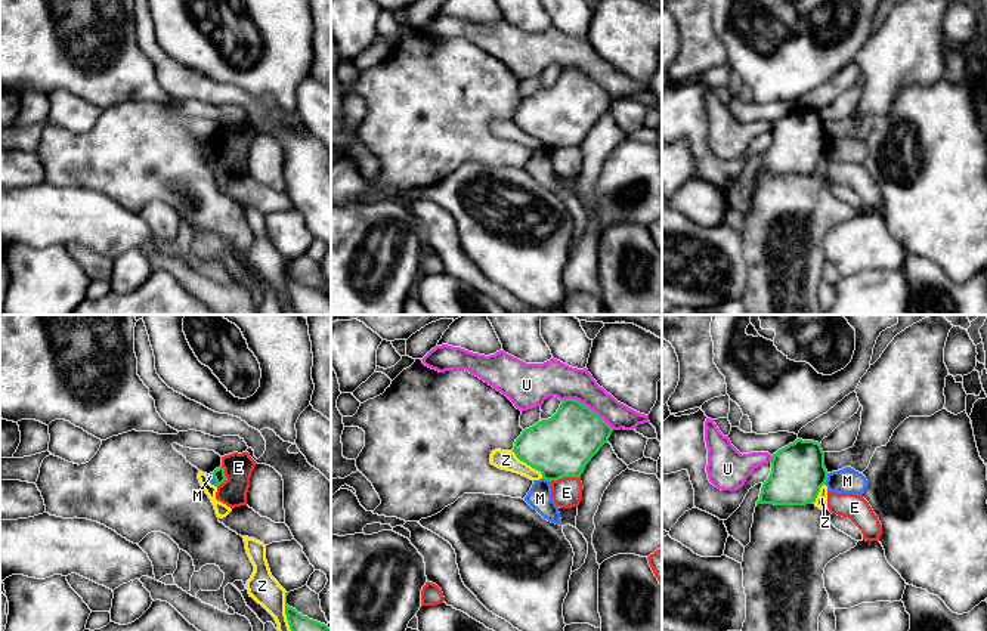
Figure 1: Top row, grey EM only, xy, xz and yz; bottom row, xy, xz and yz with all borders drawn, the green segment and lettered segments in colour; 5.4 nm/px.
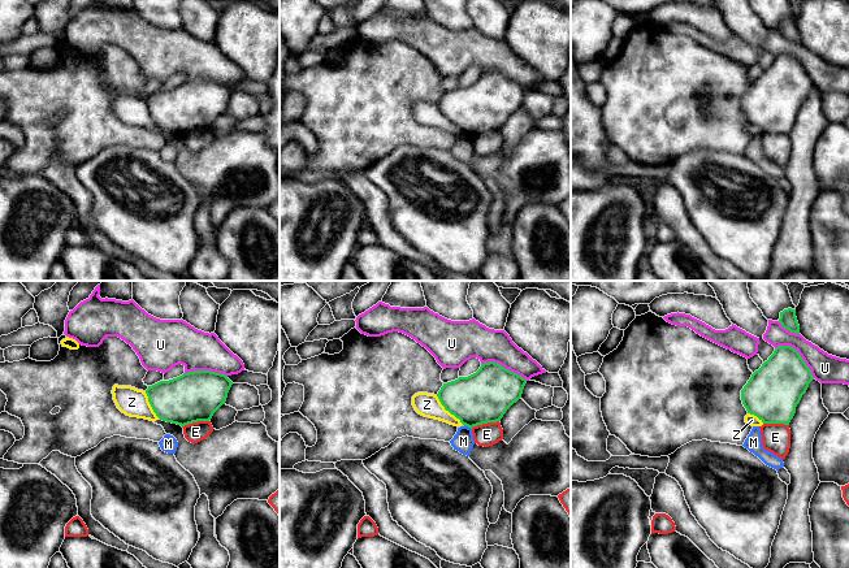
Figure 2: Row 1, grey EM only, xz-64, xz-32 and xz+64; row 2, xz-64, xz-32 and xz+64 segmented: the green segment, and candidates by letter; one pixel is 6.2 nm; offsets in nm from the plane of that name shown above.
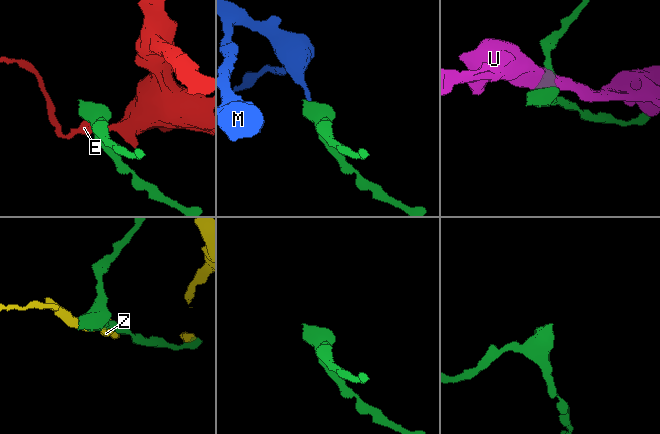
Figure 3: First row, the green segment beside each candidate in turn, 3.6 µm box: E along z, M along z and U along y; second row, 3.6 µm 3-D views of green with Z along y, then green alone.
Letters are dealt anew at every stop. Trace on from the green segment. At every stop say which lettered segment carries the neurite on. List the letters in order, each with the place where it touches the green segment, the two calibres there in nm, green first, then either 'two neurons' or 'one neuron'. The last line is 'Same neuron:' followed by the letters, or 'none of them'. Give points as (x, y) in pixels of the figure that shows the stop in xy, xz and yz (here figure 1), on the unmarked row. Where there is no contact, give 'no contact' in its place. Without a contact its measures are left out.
E: meets green in xz at (565, 145); 340 nm thick on the green side, 170 nm on the other; two neurons
M: meets green in yz at (826, 148); 300 nm thick on the green side, 140 nm on the other; two neurons
U: meets green in xz at (587, 76); 320 nm thick on the green side, 190 nm on the other; two neurons
Z: meets green in xy at (287, 287); 220 nm thick on the green side, 160 nm on the other; two neurons
Same neuron: none of them

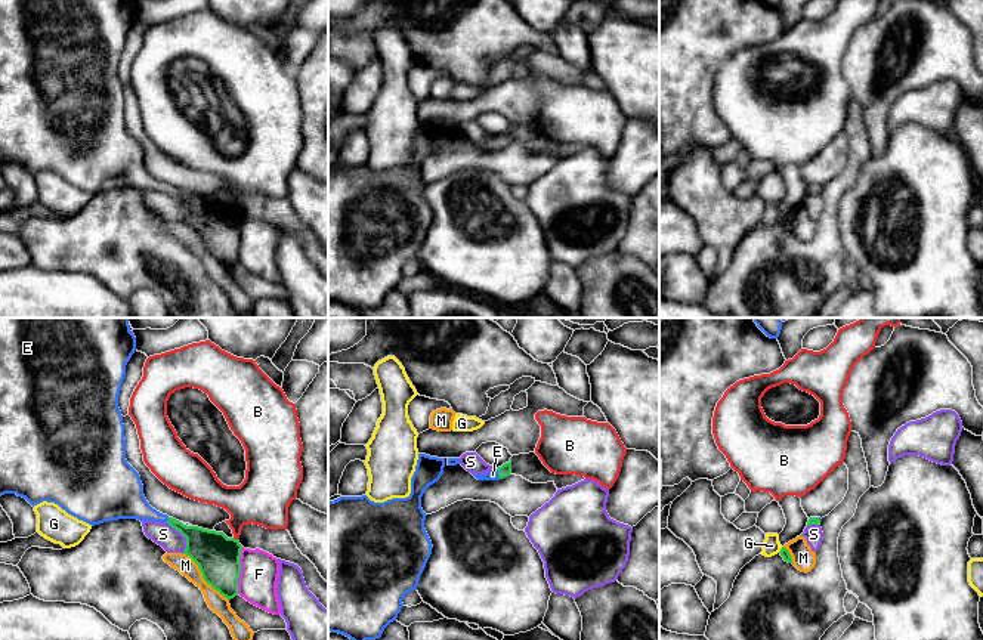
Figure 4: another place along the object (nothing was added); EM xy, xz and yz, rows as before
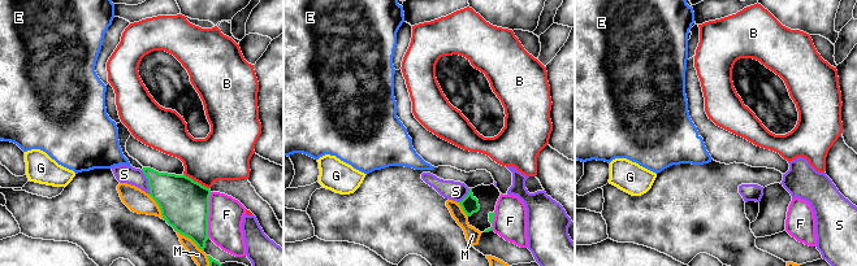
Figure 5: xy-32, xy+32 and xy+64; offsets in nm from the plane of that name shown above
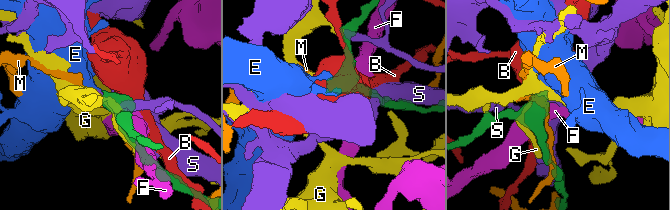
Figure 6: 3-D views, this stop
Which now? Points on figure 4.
B: meets green in xy at (234, 207); 240 nm thick on the green side, 260 nm on the other; two neurons
E: meets green in xz at (498, 142); 70 nm thick on the green side, 50 nm on the other; one neuron
F: meets green in xy at (240, 240); 240 nm thick on the green side, 200 nm on the other; two neurons
G: meets green in yz at (781, 219); 50 nm thick on the green side, 90 nm on the other; two neurons
M: meets green in xy at (203, 246); 240 nm thick on the green side, 100 nm on the other; two neurons
S: meets green in xy at (184, 204); 240 nm thick on the green side, 120 nm on the other; two neurons
Same neuron: E

